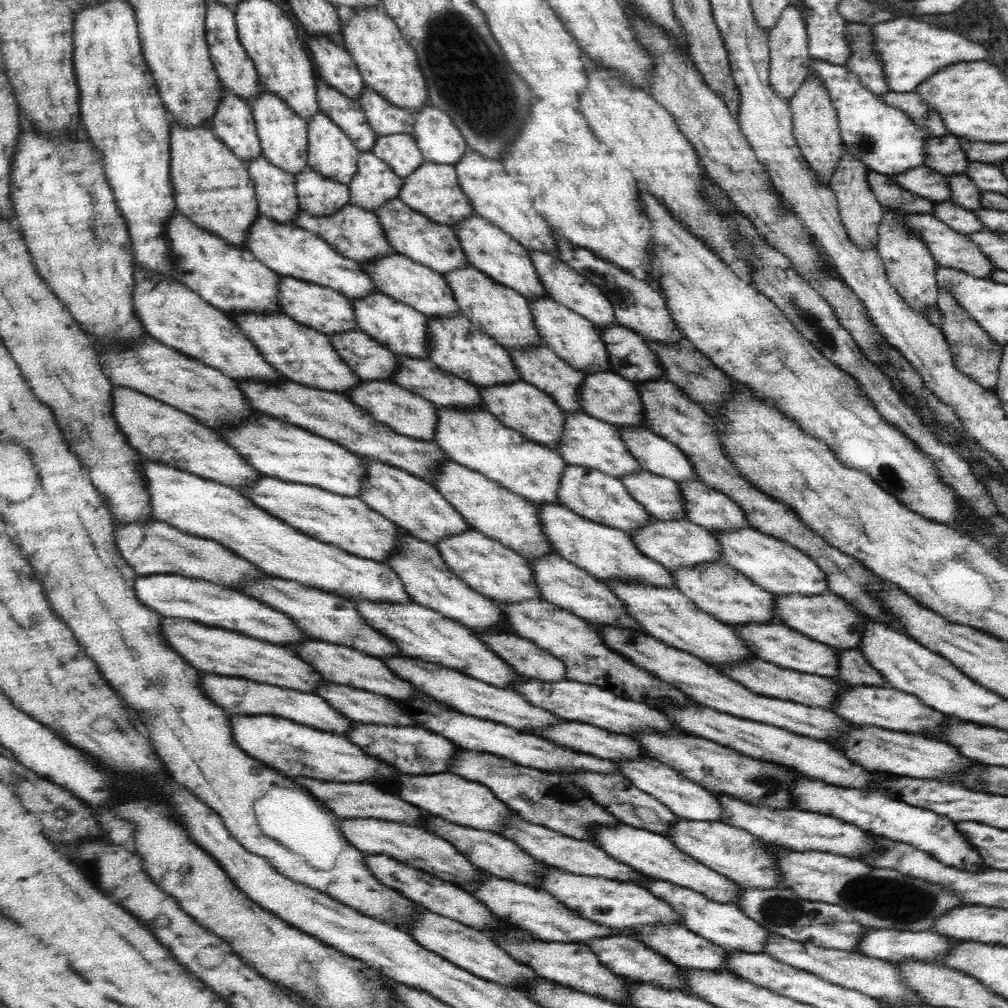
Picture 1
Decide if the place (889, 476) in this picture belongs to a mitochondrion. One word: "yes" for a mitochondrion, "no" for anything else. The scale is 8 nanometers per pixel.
yes

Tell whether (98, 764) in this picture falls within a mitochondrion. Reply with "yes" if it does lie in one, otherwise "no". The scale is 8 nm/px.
no

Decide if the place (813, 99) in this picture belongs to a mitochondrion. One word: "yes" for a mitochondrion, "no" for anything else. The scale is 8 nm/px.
no

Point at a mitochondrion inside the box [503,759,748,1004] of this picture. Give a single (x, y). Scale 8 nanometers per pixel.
(555, 797)

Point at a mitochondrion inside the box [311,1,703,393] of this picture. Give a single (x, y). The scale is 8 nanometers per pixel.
(494, 127)

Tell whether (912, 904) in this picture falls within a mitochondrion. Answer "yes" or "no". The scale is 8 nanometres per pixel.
yes

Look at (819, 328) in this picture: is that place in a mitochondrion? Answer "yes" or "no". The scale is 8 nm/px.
yes

